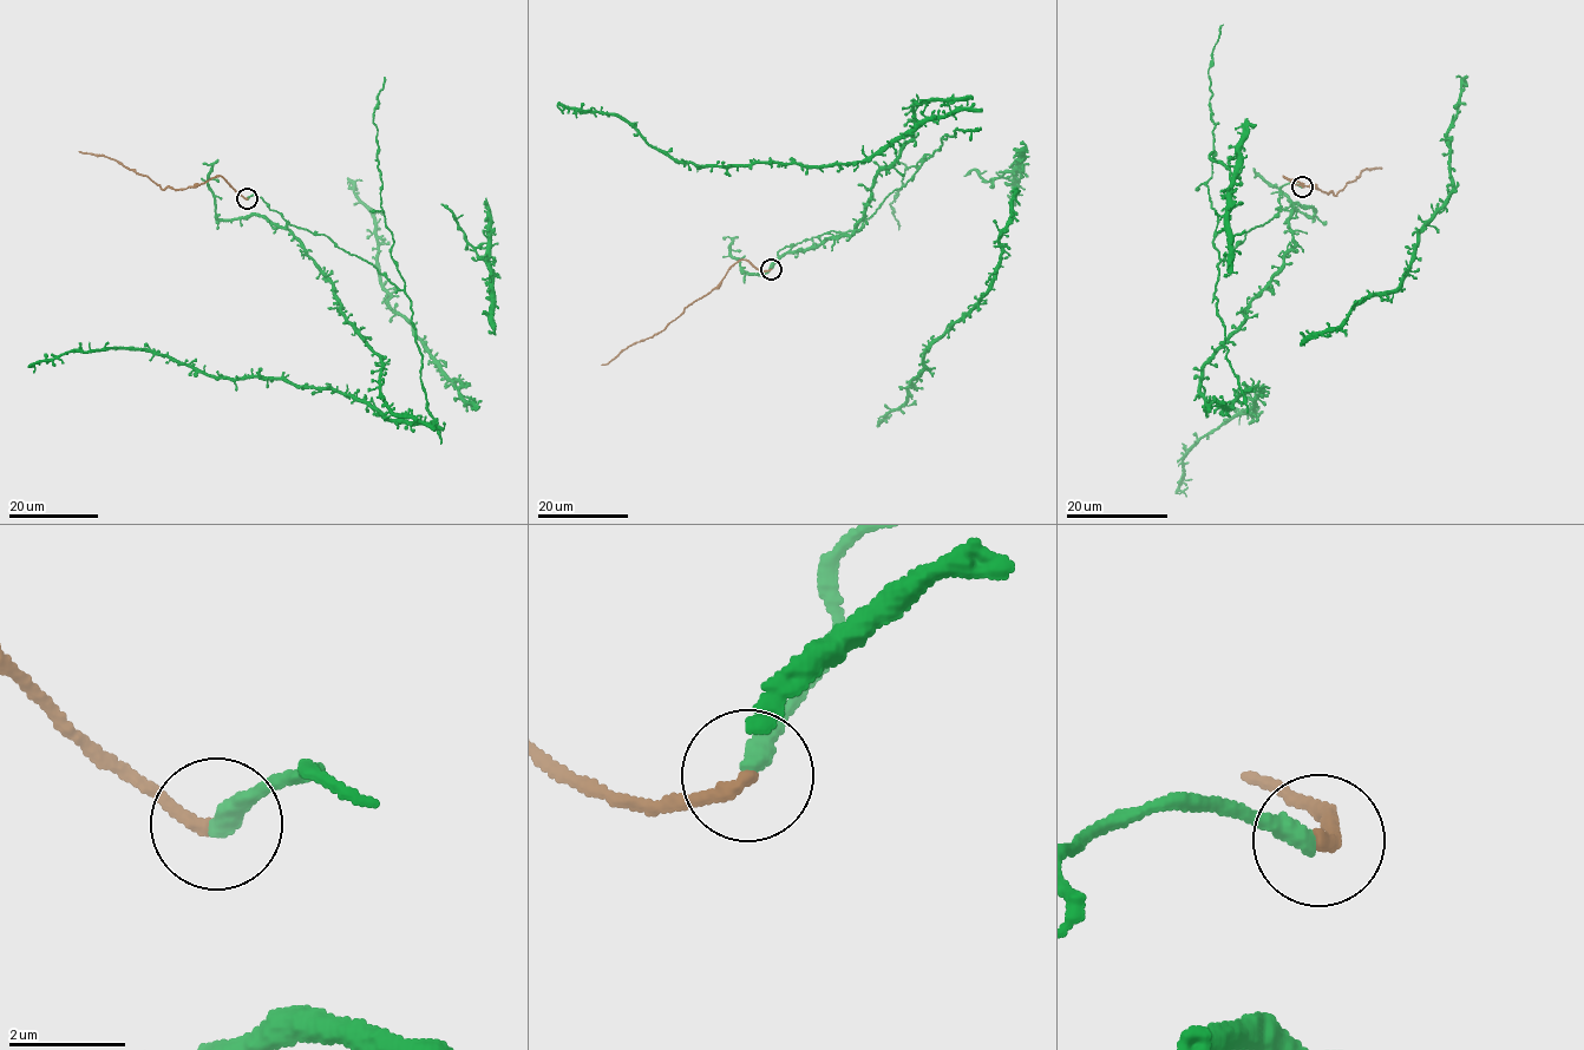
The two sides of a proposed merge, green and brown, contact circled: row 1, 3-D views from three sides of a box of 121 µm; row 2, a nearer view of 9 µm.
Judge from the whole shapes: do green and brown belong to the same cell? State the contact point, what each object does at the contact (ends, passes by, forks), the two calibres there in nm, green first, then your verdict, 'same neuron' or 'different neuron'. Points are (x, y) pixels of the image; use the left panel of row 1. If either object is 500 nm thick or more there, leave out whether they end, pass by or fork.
(247, 198) | green ends | brown ends | 360/240 nm | same neuron

